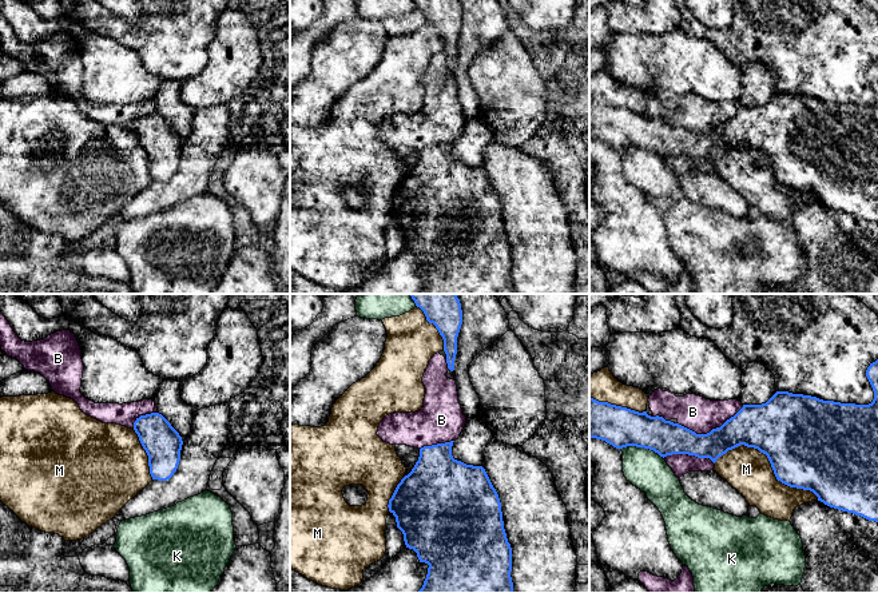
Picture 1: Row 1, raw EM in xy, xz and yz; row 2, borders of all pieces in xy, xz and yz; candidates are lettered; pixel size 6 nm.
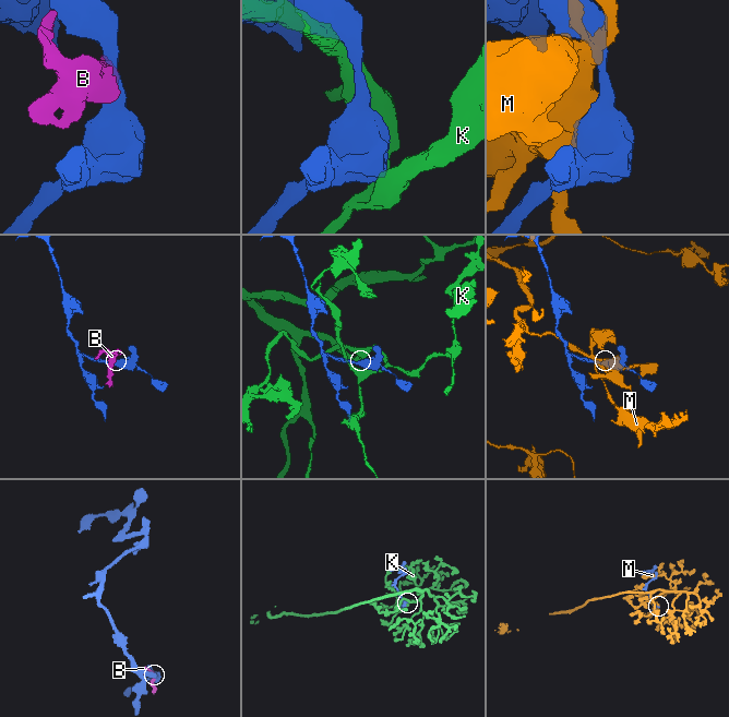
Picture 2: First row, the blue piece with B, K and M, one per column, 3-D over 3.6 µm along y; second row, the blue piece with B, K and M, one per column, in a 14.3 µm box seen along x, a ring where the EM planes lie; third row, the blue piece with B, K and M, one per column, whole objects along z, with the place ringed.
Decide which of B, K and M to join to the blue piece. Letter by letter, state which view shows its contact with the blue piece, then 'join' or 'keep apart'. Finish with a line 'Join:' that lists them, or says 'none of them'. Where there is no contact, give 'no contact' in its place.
B: meets blue in yz; keep apart
K: meets blue in yz; keep apart
M: meets blue in yz; keep apart
Join: none of them

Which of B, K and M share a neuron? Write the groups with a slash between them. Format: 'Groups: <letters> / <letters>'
Groups: B / K / M

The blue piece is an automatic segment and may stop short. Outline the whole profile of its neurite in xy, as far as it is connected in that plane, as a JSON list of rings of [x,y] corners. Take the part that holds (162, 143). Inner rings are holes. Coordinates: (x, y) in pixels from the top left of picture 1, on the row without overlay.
[[[151,114],[136,119],[134,131],[148,156],[152,180],[170,180],[180,162],[183,142],[179,134],[159,114]]]

